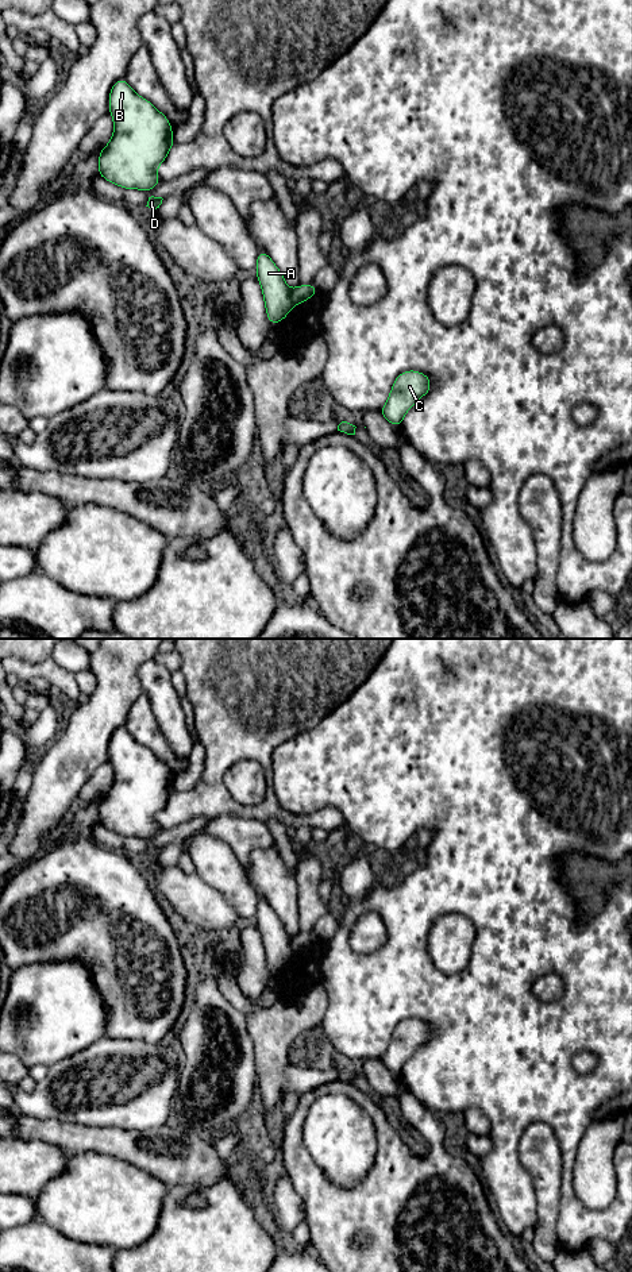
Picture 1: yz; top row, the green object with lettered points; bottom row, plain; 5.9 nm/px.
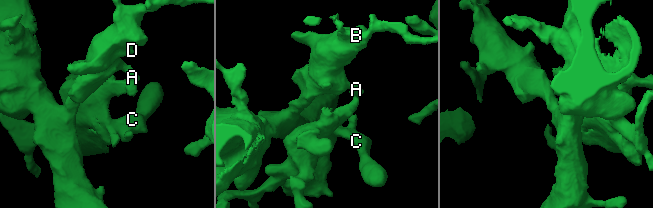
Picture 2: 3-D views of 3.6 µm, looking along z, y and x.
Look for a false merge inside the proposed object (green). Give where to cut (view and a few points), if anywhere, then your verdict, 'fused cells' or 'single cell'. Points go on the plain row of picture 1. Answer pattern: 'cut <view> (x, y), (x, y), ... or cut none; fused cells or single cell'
cut yz (289, 940), (293, 952); fused cells

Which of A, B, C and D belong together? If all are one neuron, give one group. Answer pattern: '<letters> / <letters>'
A B D / C

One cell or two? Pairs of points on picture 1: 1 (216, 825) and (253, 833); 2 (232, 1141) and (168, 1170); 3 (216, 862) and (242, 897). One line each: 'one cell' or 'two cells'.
1: one cell
2: two cells
3: one cell

